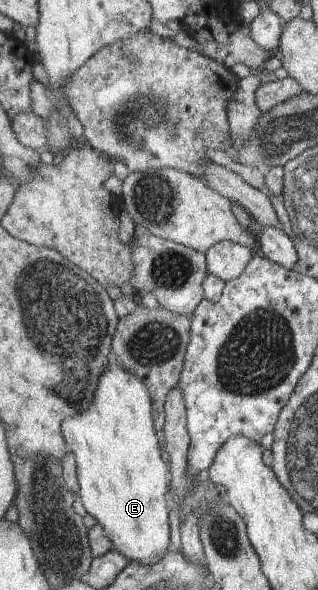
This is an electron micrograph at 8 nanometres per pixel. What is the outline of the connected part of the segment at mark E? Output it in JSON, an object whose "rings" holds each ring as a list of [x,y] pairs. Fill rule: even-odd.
{"rings":[[[115,357],[107,364],[93,403],[88,410],[81,411],[74,418],[66,418],[63,433],[69,449],[77,460],[77,473],[82,504],[95,520],[102,524],[117,551],[123,552],[134,563],[143,565],[158,562],[170,546],[170,511],[173,507],[171,484],[173,472],[171,466],[164,462],[157,424],[154,420],[153,398],[149,385],[137,374],[130,372]]]}

